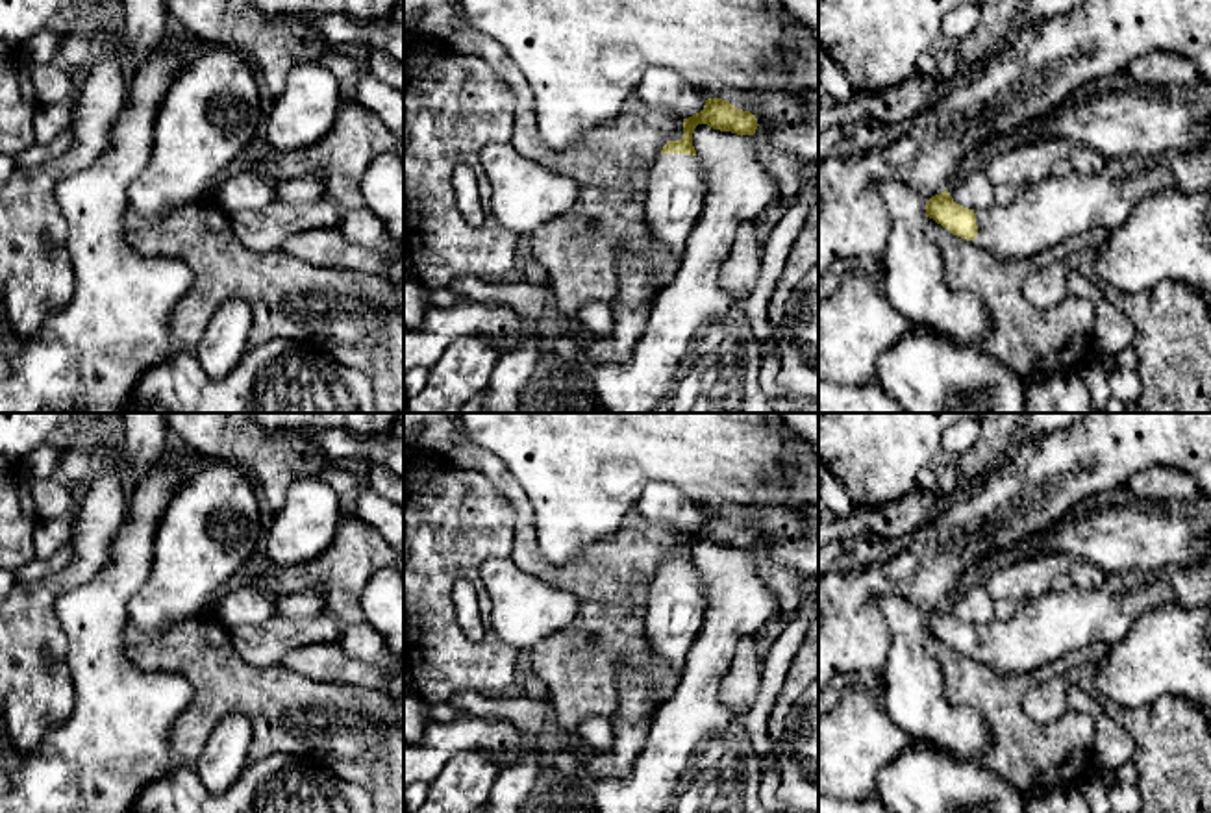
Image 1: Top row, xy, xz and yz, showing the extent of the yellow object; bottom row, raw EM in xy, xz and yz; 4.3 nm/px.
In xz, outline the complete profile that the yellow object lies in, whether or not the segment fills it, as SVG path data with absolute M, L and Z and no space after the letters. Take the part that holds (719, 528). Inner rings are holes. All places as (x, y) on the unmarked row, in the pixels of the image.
M707 513L700 528L683 533L683 552L663 561L650 583L644 632L652 650L678 676L689 648L702 632L707 609L704 583L693 561L693 548L698 539L737 550L754 550L759 541L750 526L737 524L722 513Z

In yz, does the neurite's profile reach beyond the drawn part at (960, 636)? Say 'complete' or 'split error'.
split error

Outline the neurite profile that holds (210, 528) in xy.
M228 463L202 465L180 483L159 519L150 576L128 600L130 624L167 632L204 617L263 535L250 478Z

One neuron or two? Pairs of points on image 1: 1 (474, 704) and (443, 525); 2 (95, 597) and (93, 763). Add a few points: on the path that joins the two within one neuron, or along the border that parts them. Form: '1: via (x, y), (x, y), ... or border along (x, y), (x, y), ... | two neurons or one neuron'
1: border along (495, 695), (458, 693), (449, 702) | two neurons
2: via (95, 637), (95, 723) | one neuron

